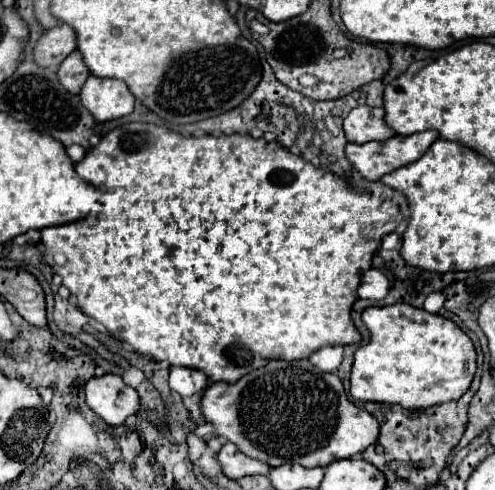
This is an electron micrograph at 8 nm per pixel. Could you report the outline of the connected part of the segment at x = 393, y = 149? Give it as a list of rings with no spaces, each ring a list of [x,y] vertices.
[[[426,130],[410,136],[394,136],[386,142],[348,144],[346,156],[364,178],[380,180],[384,174],[422,158],[434,140],[438,140],[438,132]]]

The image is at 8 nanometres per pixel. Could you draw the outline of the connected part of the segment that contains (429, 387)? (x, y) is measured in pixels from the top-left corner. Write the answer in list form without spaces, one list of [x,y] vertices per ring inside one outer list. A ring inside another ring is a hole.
[[[410,304],[370,306],[362,312],[362,320],[372,336],[370,342],[360,346],[354,354],[350,394],[356,400],[400,404],[404,408],[430,408],[434,404],[458,400],[470,388],[476,374],[476,350],[472,340],[452,320]]]

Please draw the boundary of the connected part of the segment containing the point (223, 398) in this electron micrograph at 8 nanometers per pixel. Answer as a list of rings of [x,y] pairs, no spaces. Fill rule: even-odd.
[[[270,360],[266,366],[246,374],[234,384],[214,382],[206,388],[206,394],[202,398],[202,414],[206,422],[216,426],[216,436],[234,442],[246,456],[264,460],[270,466],[280,466],[296,460],[306,468],[328,466],[334,460],[350,458],[378,440],[378,420],[346,398],[342,380],[336,374],[320,372],[310,364],[310,378],[300,380],[298,370],[284,370],[282,366],[284,360]]]

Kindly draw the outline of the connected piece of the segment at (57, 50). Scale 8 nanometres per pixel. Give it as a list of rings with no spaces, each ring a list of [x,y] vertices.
[[[58,24],[38,40],[34,48],[34,58],[40,66],[58,66],[74,50],[76,50],[74,28]]]

